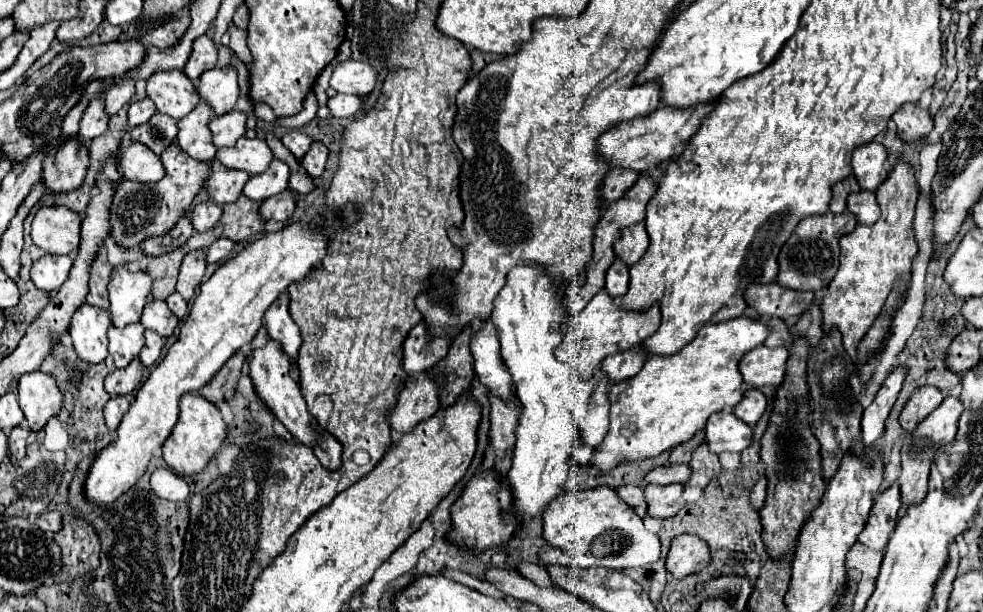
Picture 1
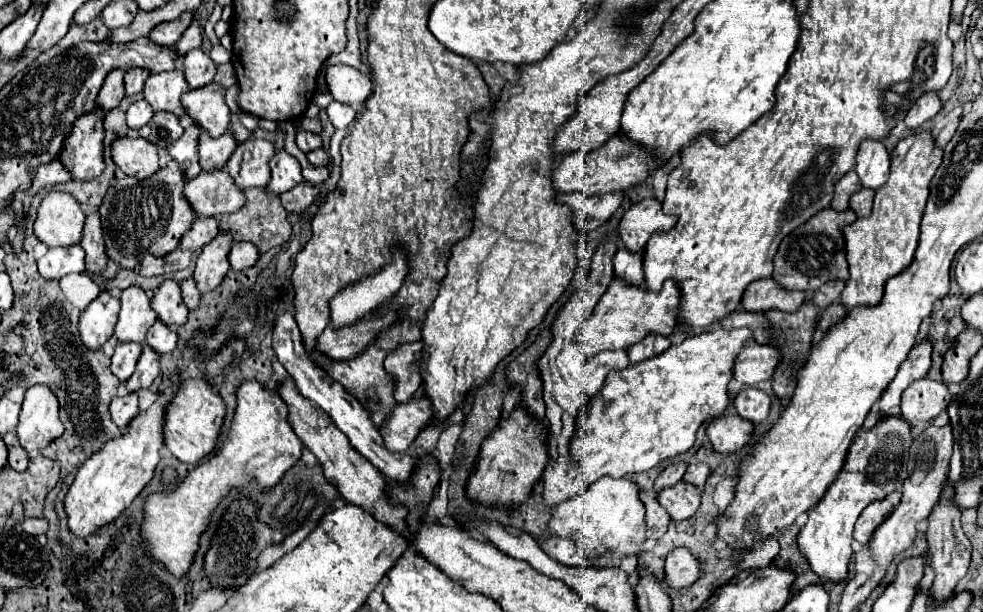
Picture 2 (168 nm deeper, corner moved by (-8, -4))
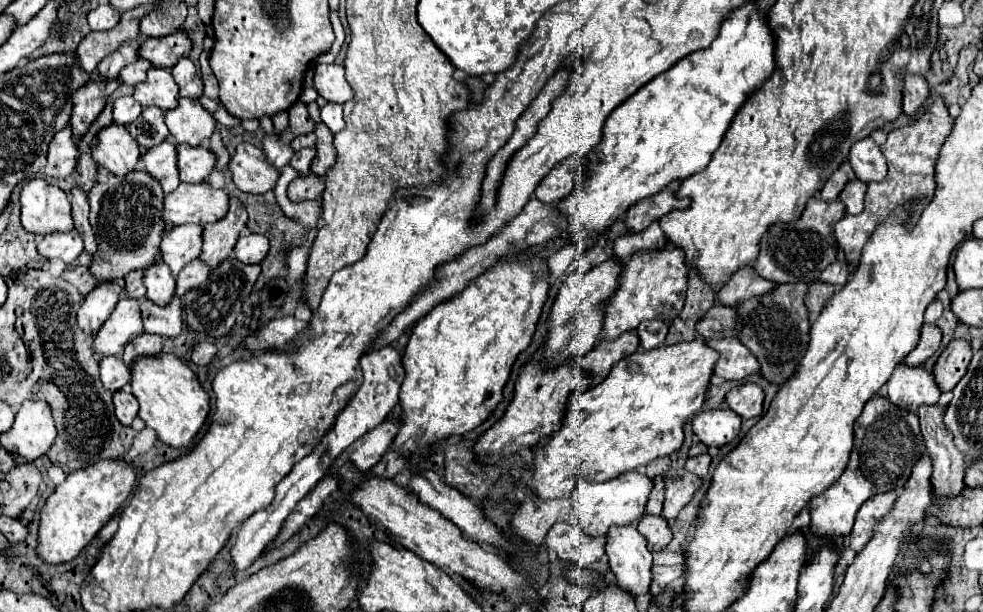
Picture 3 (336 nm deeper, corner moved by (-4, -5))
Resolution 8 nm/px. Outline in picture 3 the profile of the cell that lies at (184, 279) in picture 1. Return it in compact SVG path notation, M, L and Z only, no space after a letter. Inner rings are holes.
M230 197L230 209L226 217L204 227L204 247L200 253L200 261L210 269L216 269L224 259L228 259L234 251L240 231L244 231L246 227L246 221L248 213L244 205L236 197Z

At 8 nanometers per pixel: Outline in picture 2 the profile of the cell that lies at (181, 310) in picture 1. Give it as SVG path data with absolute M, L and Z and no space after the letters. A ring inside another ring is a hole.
M192 276L186 278L180 284L180 288L182 288L182 300L184 300L184 304L188 306L188 310L194 310L198 306L198 302L200 302L200 296L202 296L198 286L196 286L196 282L194 282L194 278Z

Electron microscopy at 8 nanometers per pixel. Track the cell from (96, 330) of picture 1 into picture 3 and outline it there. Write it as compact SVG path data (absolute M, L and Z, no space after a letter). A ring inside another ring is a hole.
M102 283L94 291L88 293L88 297L84 299L84 303L80 305L80 309L76 313L78 325L84 333L88 333L88 335L98 333L102 323L114 311L122 289L124 289L122 283Z

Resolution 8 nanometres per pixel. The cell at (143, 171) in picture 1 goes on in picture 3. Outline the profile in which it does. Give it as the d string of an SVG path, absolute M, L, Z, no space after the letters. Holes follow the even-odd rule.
M110 125L98 133L96 143L92 147L92 157L100 167L108 169L118 177L124 177L136 171L142 155L138 143L126 127Z

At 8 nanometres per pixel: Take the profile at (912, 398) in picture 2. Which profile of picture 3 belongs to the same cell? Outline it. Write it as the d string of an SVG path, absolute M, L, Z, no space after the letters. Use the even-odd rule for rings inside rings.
M904 363L898 365L886 385L888 399L904 411L916 413L922 405L934 405L940 399L934 375L926 369L910 369Z

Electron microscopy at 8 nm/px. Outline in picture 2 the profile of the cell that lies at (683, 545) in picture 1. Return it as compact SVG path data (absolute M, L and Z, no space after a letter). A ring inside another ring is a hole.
M676 548L666 556L664 584L670 588L686 588L694 584L700 574L700 562L686 550Z

